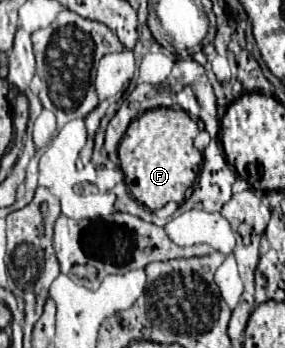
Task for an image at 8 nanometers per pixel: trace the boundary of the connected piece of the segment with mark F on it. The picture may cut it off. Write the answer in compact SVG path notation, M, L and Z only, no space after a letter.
M151 109L137 117L125 131L119 143L119 163L125 175L125 185L133 197L147 209L155 211L169 201L183 203L203 167L203 155L193 145L199 129L183 109Z

